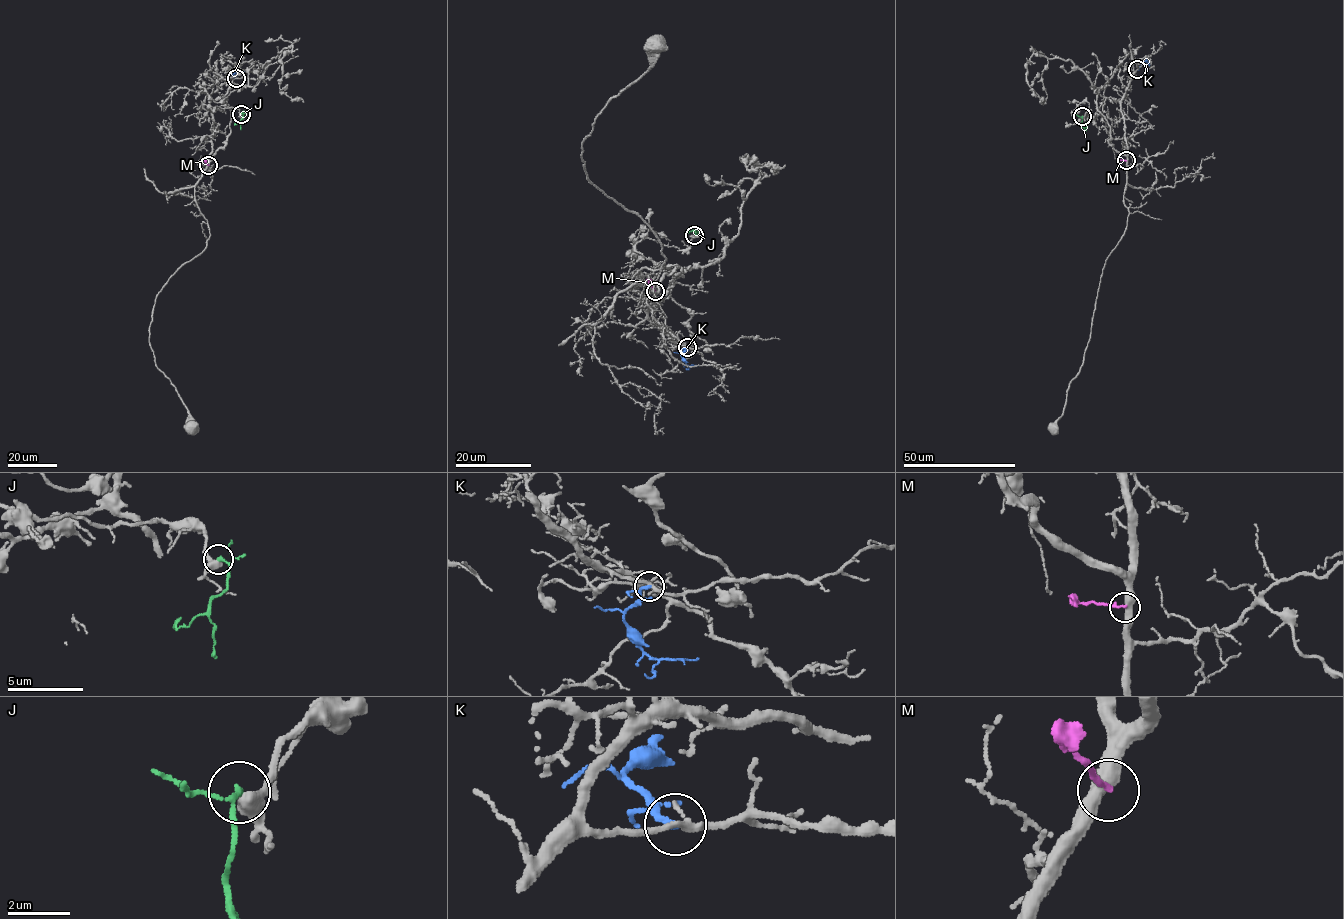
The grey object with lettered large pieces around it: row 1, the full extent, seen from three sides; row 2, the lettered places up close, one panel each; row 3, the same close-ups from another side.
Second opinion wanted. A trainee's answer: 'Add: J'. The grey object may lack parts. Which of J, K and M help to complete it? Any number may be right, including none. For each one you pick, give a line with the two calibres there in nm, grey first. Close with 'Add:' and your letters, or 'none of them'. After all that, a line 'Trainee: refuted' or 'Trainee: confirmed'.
J: 400/130 nm
Add: J
Trainee: confirmed

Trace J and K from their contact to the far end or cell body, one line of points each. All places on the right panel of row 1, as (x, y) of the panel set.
J: (1082, 116), (1081, 124), (1086, 128)
K: (1137, 70), (1145, 57)

